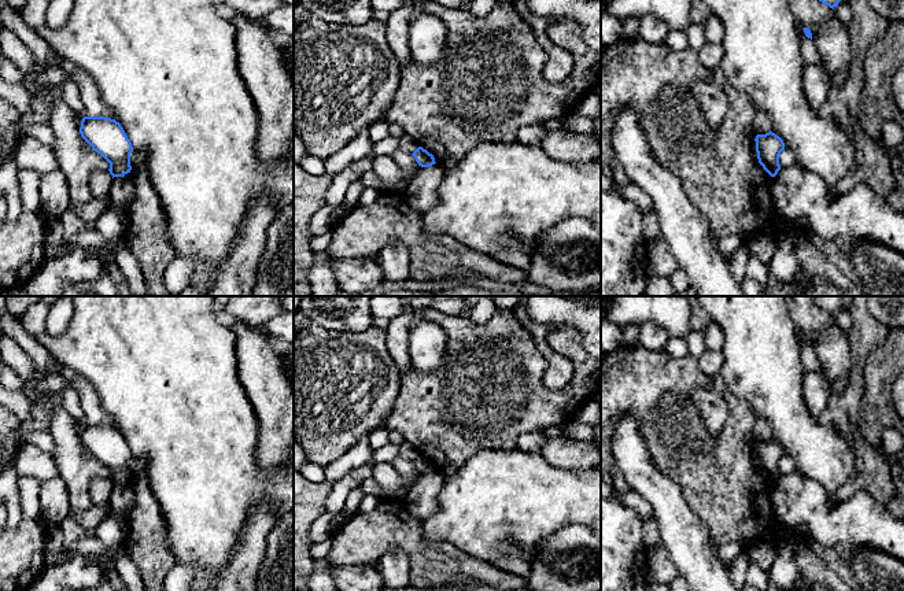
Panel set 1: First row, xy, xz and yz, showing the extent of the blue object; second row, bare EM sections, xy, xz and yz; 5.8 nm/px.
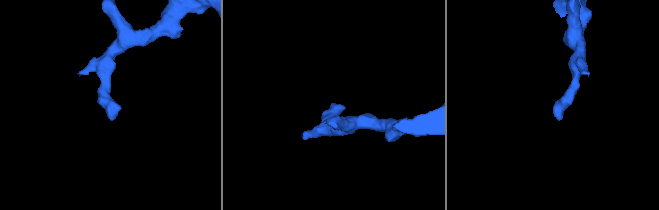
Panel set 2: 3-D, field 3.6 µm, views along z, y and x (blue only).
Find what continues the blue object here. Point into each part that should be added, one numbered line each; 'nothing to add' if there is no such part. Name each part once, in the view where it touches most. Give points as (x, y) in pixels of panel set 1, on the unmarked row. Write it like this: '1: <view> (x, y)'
nothing to add

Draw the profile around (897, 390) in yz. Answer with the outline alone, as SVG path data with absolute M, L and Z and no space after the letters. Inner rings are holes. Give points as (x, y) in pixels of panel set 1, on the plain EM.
M904 370L897 377L897 380L892 387L892 396L893 396L897 413L904 418Z

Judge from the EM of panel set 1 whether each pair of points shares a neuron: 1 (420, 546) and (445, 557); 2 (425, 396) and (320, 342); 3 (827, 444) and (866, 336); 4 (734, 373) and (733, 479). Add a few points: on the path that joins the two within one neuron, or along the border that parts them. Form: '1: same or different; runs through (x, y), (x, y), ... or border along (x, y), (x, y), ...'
1: same; runs through (425, 551), (431, 557), (439, 557)
2: different; border along (401, 376), (399, 394), (388, 414)
3: different; border along (815, 418), (823, 424), (830, 424), (853, 453)
4: different; border along (719, 375), (724, 384), (749, 405), (756, 417)

